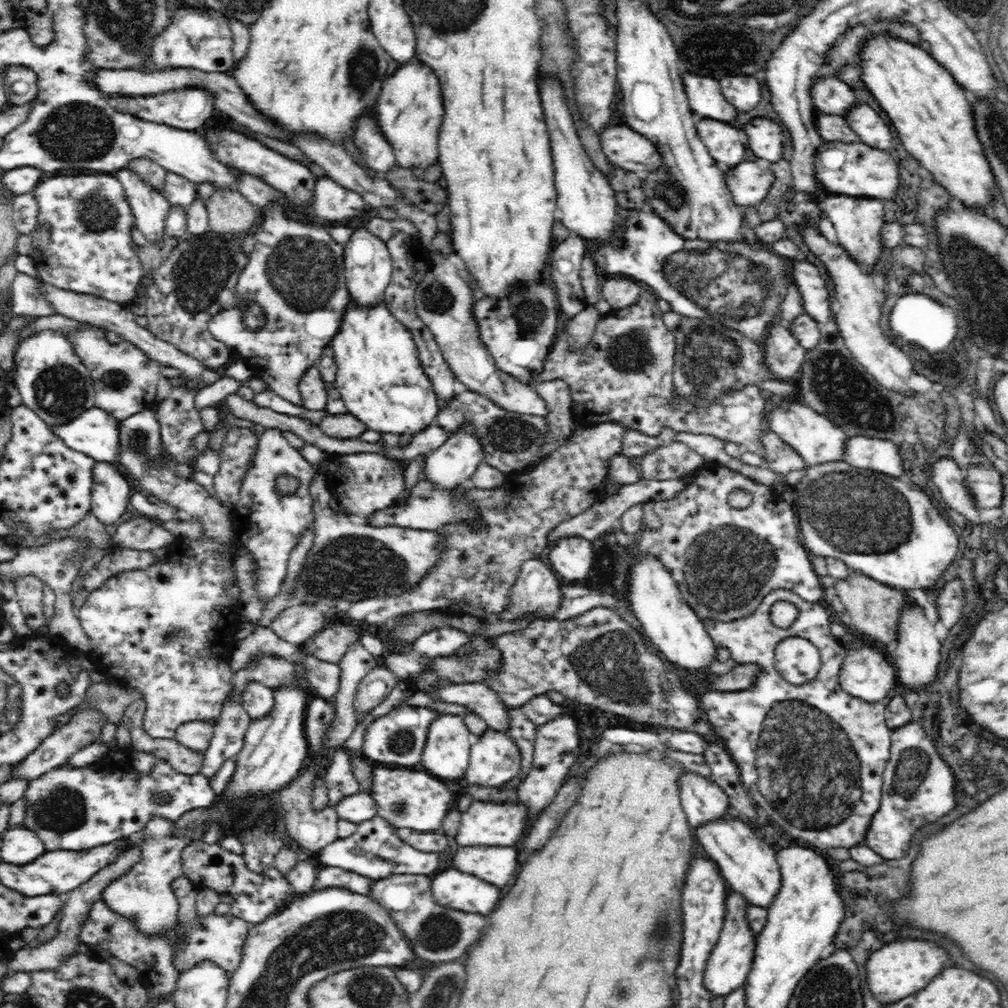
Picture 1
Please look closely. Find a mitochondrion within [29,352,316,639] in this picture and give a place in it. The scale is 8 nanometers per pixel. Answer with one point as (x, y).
(60, 390)

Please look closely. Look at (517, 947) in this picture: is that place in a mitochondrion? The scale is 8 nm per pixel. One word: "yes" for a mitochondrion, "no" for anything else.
no

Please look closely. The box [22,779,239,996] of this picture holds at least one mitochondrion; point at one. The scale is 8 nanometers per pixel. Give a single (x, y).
(61, 809)

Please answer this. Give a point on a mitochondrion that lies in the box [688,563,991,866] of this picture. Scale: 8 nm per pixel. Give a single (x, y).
(826, 783)

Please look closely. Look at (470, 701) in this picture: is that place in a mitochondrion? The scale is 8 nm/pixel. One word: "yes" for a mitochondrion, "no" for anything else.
no

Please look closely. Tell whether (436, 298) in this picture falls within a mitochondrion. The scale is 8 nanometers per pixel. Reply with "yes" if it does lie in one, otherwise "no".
yes

